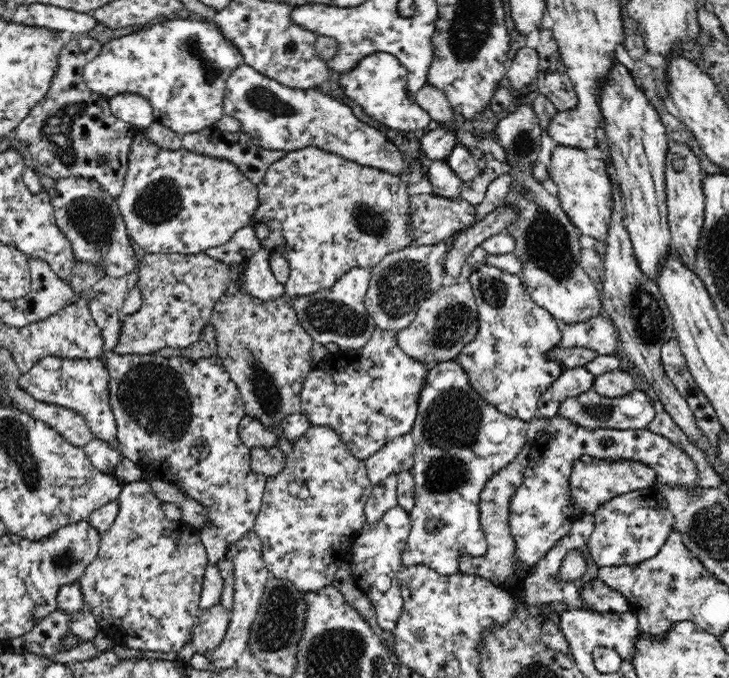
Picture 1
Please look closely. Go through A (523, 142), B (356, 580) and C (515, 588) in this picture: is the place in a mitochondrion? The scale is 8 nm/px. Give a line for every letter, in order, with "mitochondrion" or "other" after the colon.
A: mitochondrion
B: other
C: other

